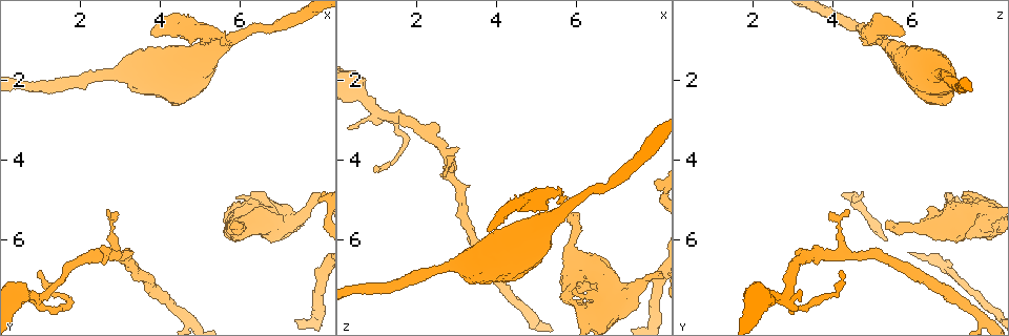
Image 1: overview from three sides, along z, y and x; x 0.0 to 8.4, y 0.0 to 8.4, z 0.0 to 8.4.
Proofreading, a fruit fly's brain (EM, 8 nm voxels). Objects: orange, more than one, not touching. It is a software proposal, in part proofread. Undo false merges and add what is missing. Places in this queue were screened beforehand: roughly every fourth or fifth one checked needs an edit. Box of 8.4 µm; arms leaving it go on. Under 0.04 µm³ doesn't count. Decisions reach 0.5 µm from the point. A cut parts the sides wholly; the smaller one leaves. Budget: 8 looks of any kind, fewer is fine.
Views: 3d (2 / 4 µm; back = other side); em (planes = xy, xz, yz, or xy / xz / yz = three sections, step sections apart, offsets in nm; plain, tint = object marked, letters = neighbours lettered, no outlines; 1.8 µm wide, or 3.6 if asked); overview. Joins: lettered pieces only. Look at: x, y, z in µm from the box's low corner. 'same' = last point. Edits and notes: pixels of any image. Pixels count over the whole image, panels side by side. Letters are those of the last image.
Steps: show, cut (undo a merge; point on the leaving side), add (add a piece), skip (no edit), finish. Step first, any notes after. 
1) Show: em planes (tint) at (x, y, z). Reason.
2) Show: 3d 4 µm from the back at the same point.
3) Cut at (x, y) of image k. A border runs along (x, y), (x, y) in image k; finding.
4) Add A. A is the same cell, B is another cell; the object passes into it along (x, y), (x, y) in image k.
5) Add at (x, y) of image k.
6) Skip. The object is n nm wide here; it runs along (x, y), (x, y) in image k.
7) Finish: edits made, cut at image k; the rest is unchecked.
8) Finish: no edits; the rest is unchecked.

Show: em planes (tint) at (1.00, 7.45, 2.75). A fork.

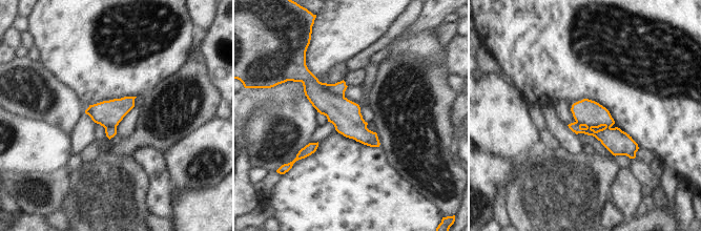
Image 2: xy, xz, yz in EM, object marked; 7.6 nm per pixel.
Show: em planes (letters) at the same point.

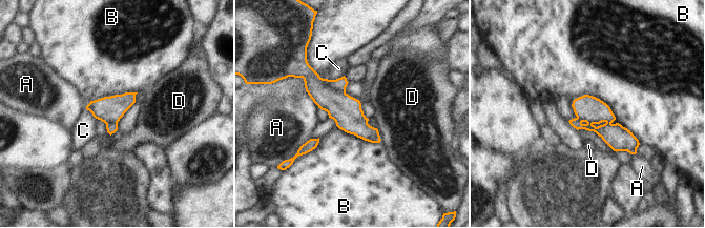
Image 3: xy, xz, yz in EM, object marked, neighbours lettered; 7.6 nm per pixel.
Cut at (339, 84) of image 3. A, B, C and D are other cells; a border runs along (325, 79), (329, 86), (345, 92) in image 3; a second cell is stuck on.

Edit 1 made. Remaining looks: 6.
Show: overview.

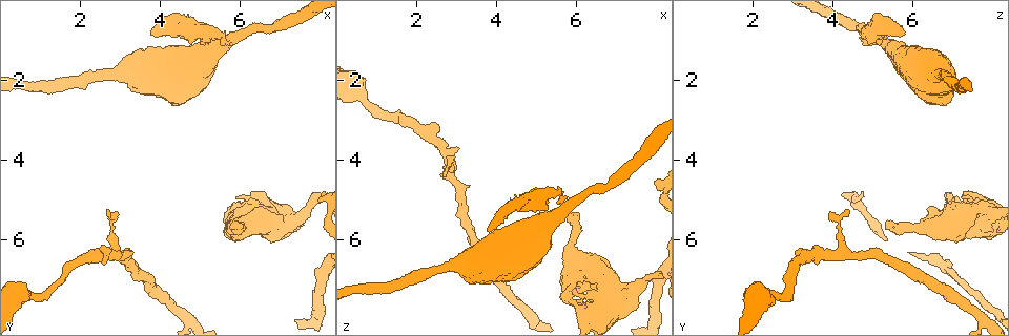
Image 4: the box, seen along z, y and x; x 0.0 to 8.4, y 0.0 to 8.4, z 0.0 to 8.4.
Show: 3d 4 µm from the back at (5.85, 5.55, 5.35). Free end.

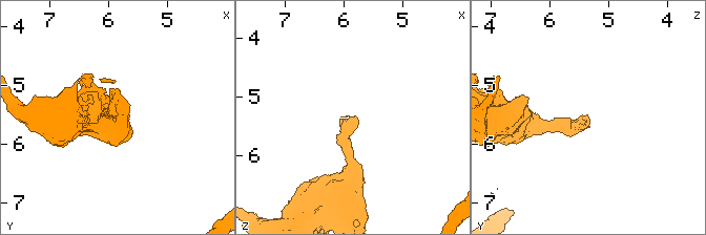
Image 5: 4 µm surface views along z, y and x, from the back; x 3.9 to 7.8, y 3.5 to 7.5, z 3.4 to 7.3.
Show: em 3.6 µm xz step 8 (letters) at (5.85, 5.55, 5.30).

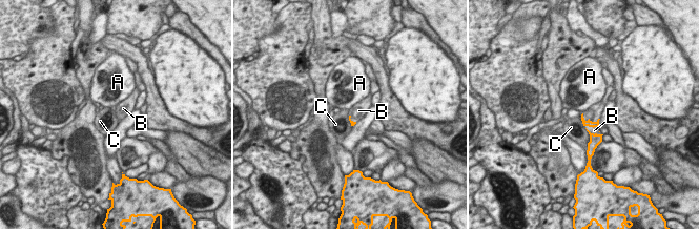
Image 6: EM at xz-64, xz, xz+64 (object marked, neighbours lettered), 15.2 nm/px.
Add B. B is the same cell, A and C are other cells; the object passes into it along (595, 140), (592, 133), (594, 130) in image 6; the cell continues.

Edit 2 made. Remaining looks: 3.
Show: em planes (tint) at (5.85, 5.15, 7.45). Thick turns thin.

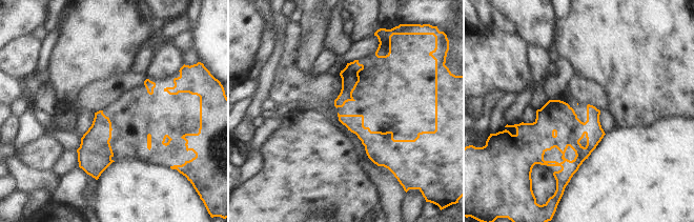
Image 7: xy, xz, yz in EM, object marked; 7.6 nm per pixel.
Show: em planes (letters) at the same point.

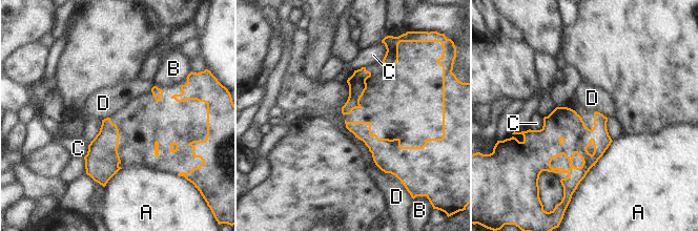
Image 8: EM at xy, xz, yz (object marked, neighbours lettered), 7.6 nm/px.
Skip. A, B, C and D are other cells; a border runs along (345, 119), (373, 162), (395, 176) in image 8; continuous, no second cell.

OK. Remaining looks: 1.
Finish: edits made, cut at image 3, add at image 6; the rest is unchecked.

